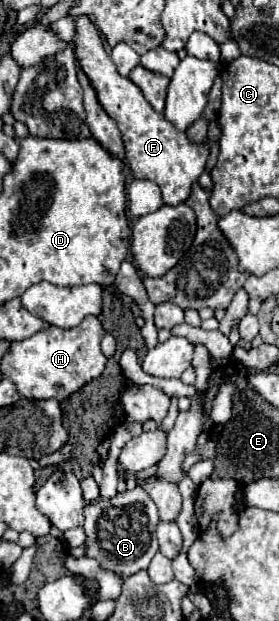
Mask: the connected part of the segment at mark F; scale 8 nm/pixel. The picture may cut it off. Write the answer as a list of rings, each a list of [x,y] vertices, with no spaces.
[[[77,16],[77,36],[73,40],[73,50],[79,58],[83,72],[89,76],[101,106],[121,130],[125,144],[125,160],[133,176],[153,180],[161,188],[161,196],[167,206],[177,206],[185,202],[191,196],[191,186],[205,170],[205,162],[209,156],[209,148],[205,146],[205,142],[191,142],[183,130],[179,130],[163,114],[155,112],[149,102],[145,102],[141,90],[129,78],[123,78],[117,72],[117,66],[103,48],[99,32],[85,16]]]

